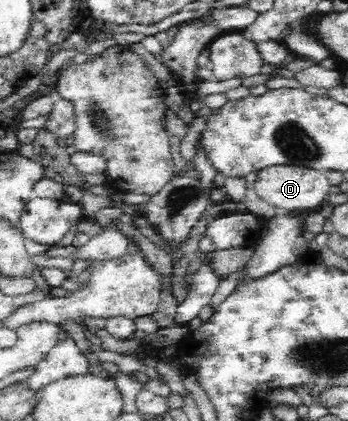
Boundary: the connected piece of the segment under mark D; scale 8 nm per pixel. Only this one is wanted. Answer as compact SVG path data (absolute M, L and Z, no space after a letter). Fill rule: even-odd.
M290 165L271 166L258 172L252 186L262 201L284 212L318 210L330 197L330 187L324 170Z

